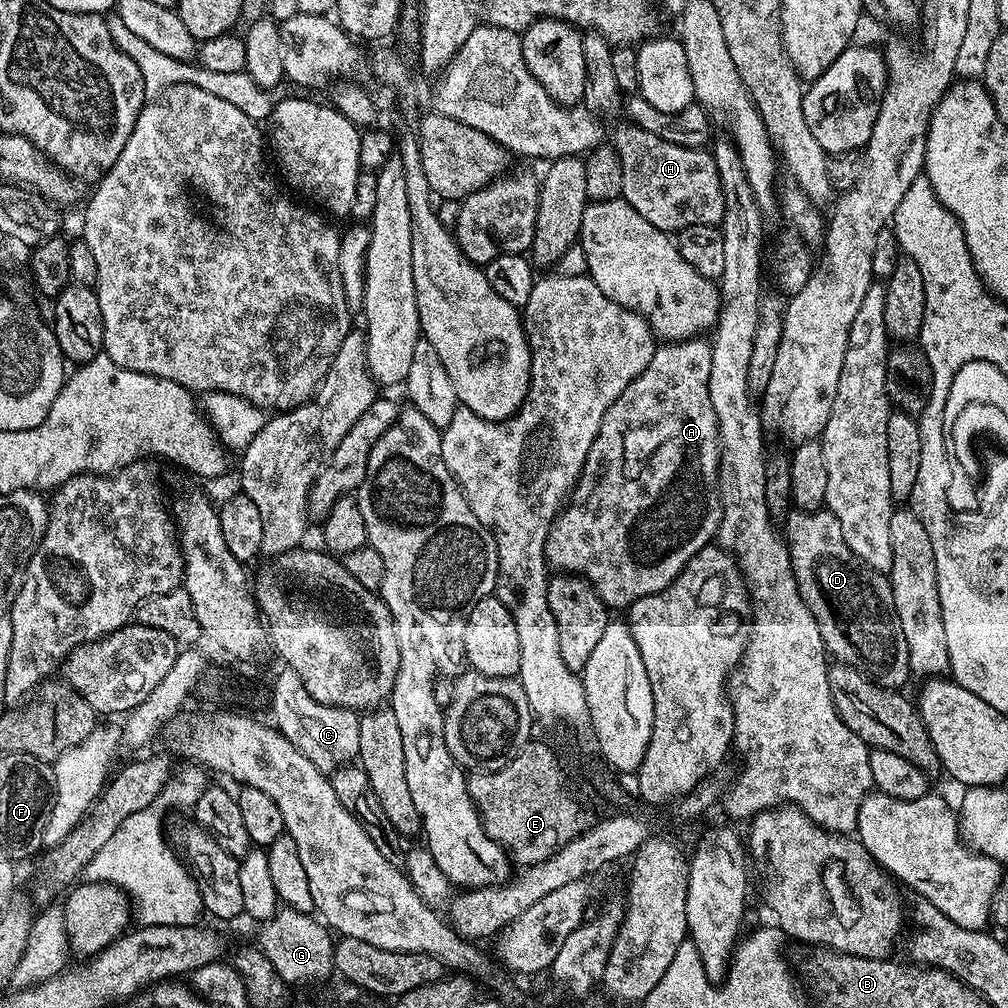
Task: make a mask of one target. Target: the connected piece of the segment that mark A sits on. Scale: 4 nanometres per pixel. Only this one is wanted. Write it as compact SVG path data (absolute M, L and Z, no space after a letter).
M693 338L664 342L657 347L655 354L650 358L650 366L618 394L614 406L606 410L602 418L602 426L598 426L598 434L594 438L594 446L586 454L584 468L580 472L580 481L572 489L570 499L560 509L559 516L550 526L550 534L546 538L544 556L548 559L549 569L560 574L583 576L596 588L596 593L609 609L627 609L628 605L638 602L638 598L646 598L650 594L658 594L680 576L690 558L698 554L698 550L709 547L717 539L722 522L722 498L720 497L720 435L718 422L714 414L714 406L710 406L710 358L712 346L707 339Z

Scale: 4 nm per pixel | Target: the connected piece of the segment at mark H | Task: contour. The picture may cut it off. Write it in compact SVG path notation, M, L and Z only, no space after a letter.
M624 122L610 136L610 143L622 162L622 198L646 222L669 234L695 224L719 225L724 216L724 195L716 157L711 151L666 142L631 122Z

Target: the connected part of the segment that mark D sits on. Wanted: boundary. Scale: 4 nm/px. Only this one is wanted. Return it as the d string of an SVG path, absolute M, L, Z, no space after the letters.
M789 511L788 519L782 524L782 535L788 545L798 590L810 614L814 614L814 622L818 622L818 634L822 634L825 653L833 661L856 668L863 676L884 688L903 689L903 684L910 680L910 669L906 637L902 635L902 622L894 606L891 579L885 573L866 566L856 557L854 550L846 546L846 538L842 538L842 526L832 512Z

